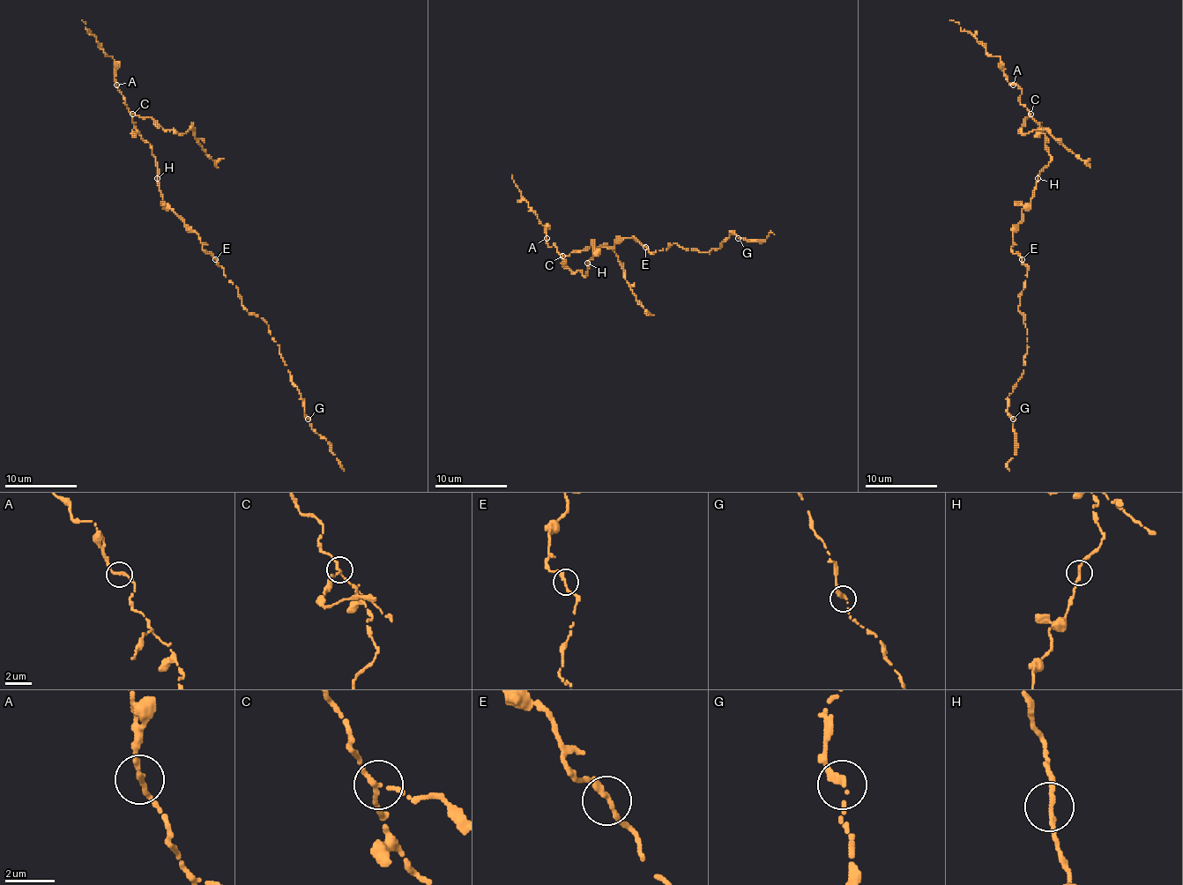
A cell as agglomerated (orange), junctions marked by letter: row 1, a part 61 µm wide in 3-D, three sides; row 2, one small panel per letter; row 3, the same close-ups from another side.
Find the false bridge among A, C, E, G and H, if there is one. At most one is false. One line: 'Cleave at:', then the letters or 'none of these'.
Cleave at: C

